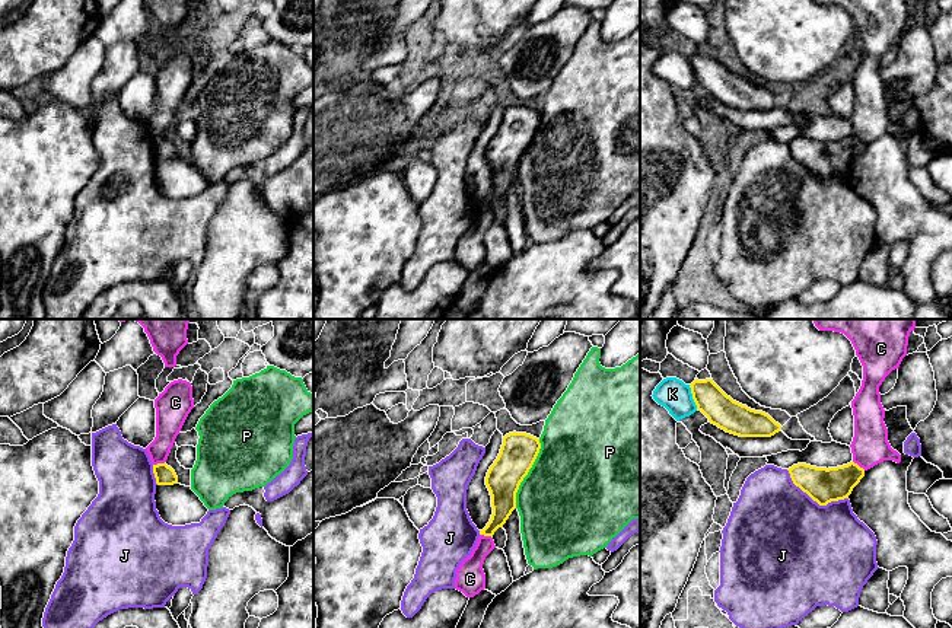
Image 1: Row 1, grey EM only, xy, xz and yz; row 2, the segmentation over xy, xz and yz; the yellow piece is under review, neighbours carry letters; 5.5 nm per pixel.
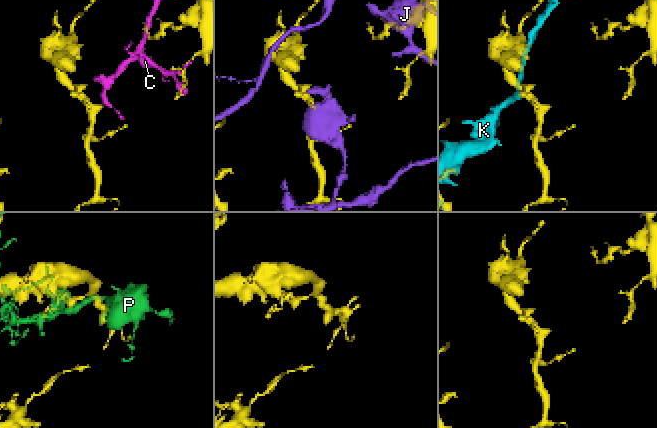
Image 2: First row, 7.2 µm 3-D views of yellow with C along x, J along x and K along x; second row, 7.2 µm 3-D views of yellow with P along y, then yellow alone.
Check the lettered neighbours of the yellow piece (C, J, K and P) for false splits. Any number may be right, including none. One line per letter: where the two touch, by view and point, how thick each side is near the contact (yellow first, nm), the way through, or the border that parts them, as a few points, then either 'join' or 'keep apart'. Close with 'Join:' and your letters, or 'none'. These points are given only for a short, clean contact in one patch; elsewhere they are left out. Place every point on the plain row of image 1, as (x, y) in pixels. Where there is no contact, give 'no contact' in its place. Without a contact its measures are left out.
C: contact xz (486, 209); calibres 140 and 160 nm; border xz (480, 207), (492, 212); keep apart
J: contact yz (814, 174); calibres 190 and 500 nm; keep apart
K: contact yz (693, 70); calibres 170 and 170 nm; border yz (688, 59), (697, 82); keep apart
P: contact xz (527, 147); calibres 200 and 500 nm; keep apart
Join: none

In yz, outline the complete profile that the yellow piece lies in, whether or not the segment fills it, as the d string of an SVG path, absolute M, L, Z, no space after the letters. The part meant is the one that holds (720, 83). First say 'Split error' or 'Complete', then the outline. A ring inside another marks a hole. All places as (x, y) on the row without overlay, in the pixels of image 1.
Complete. M695 52L690 61L697 83L726 106L739 111L771 111L781 103L768 87L733 74L713 52Z

